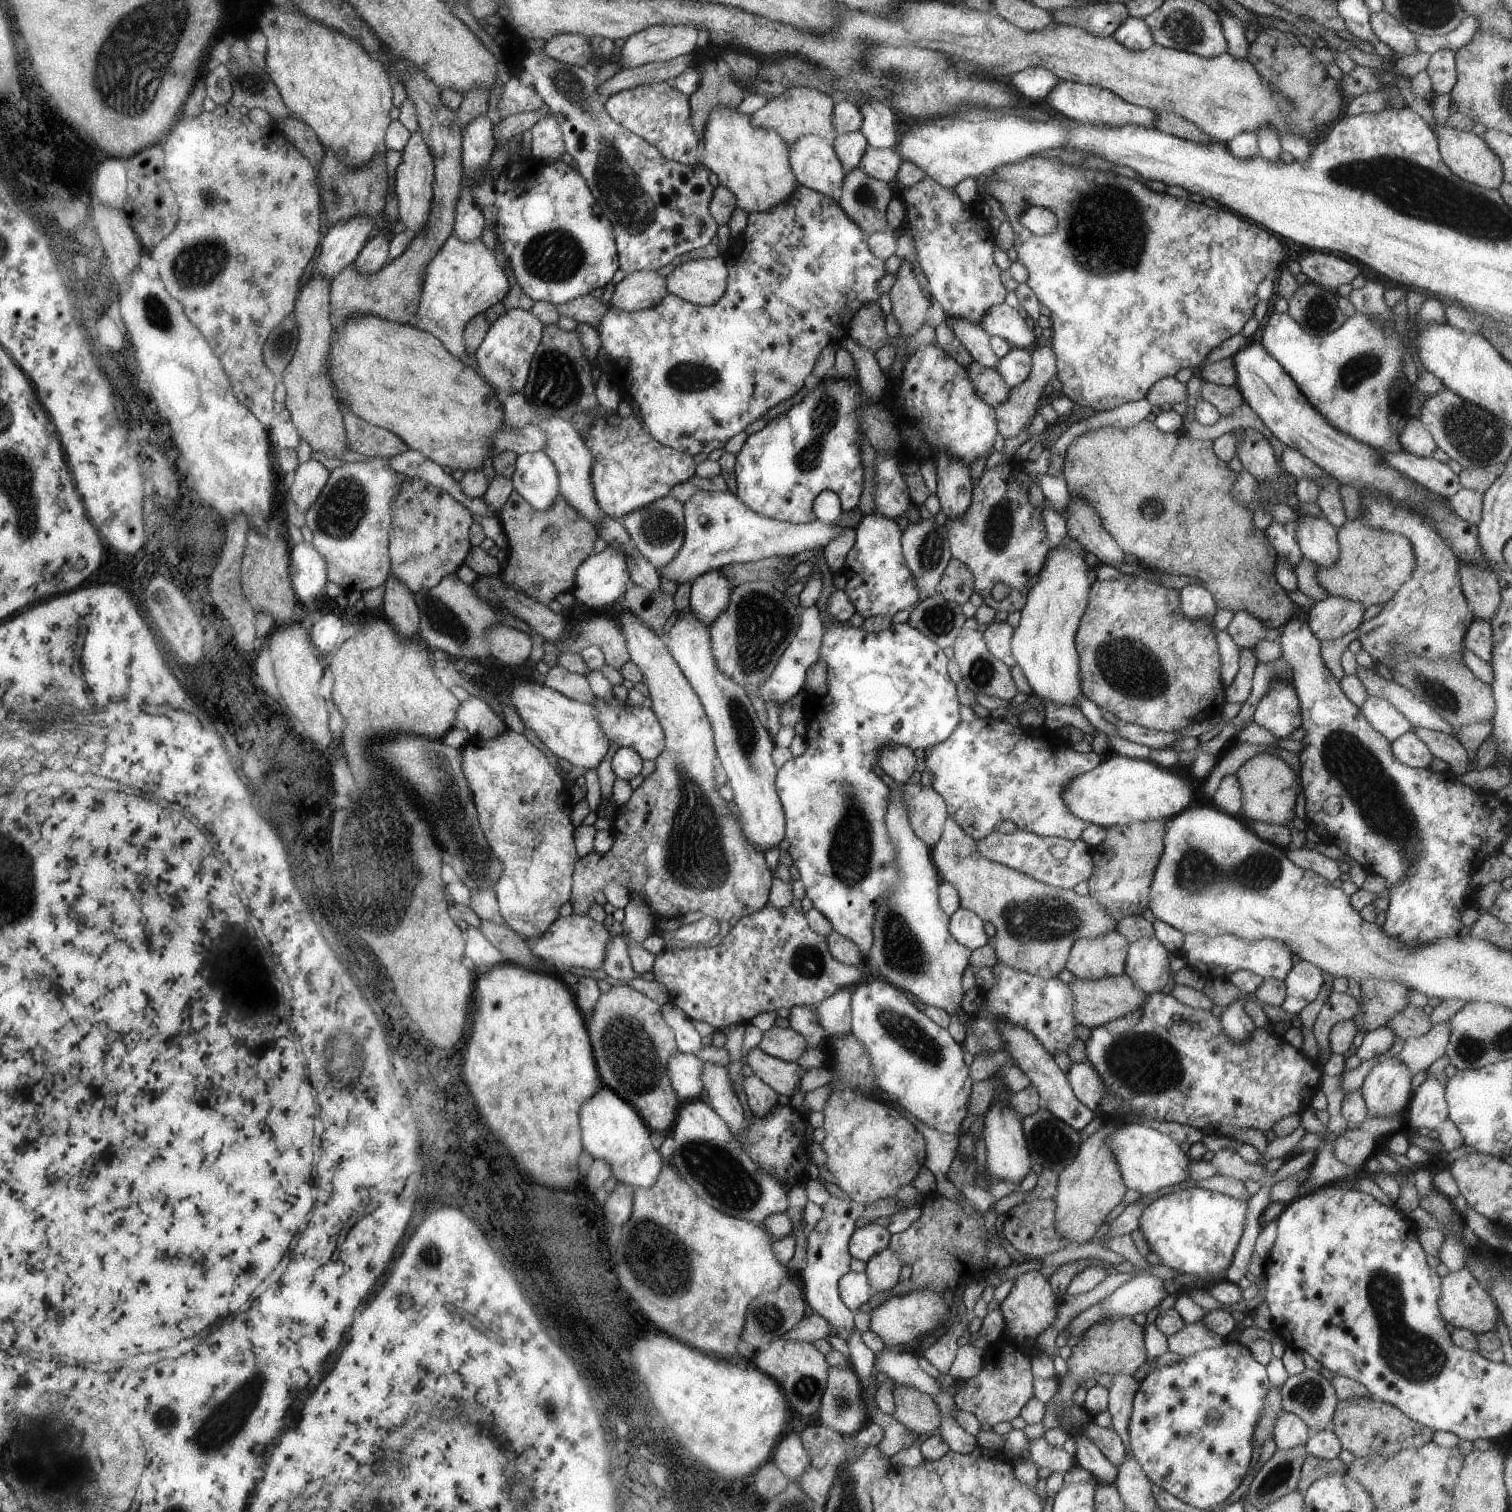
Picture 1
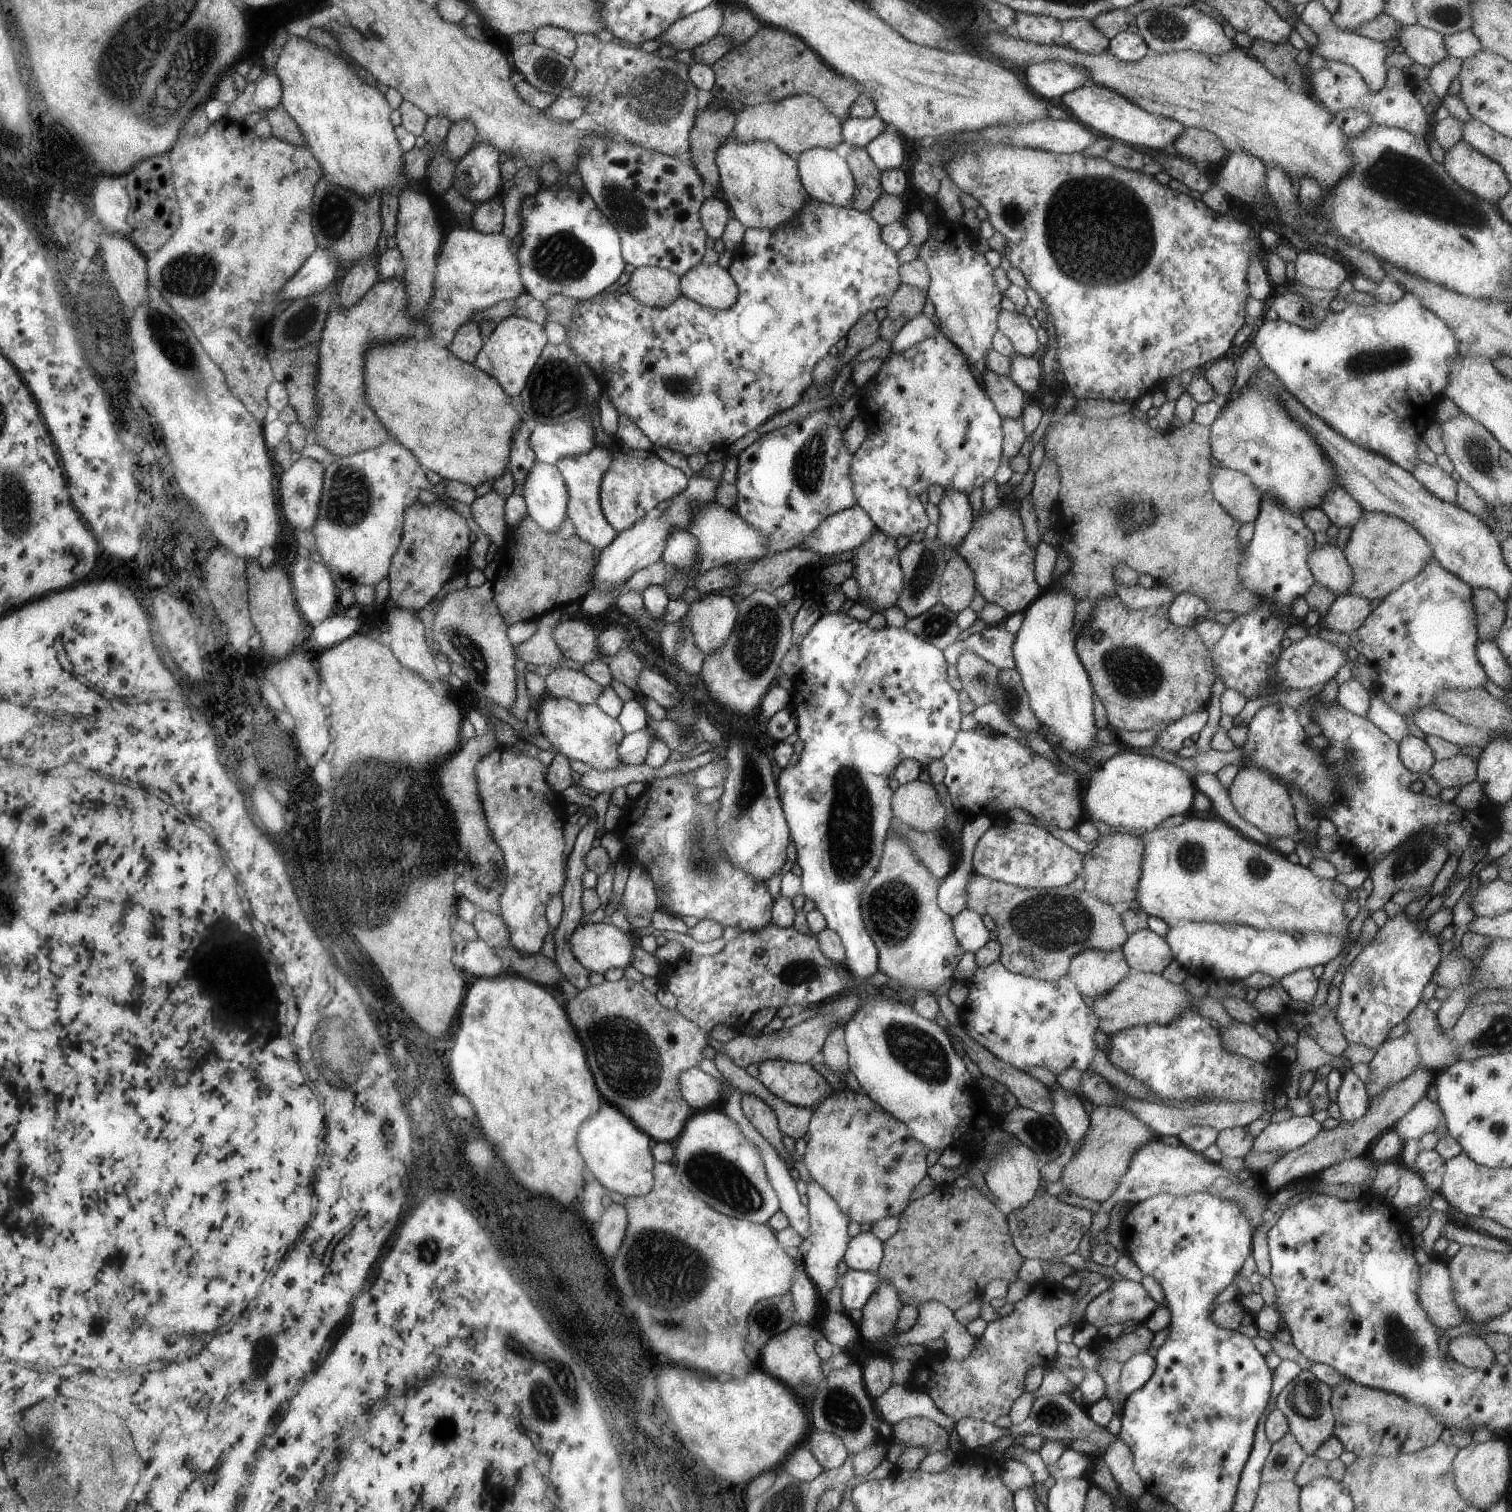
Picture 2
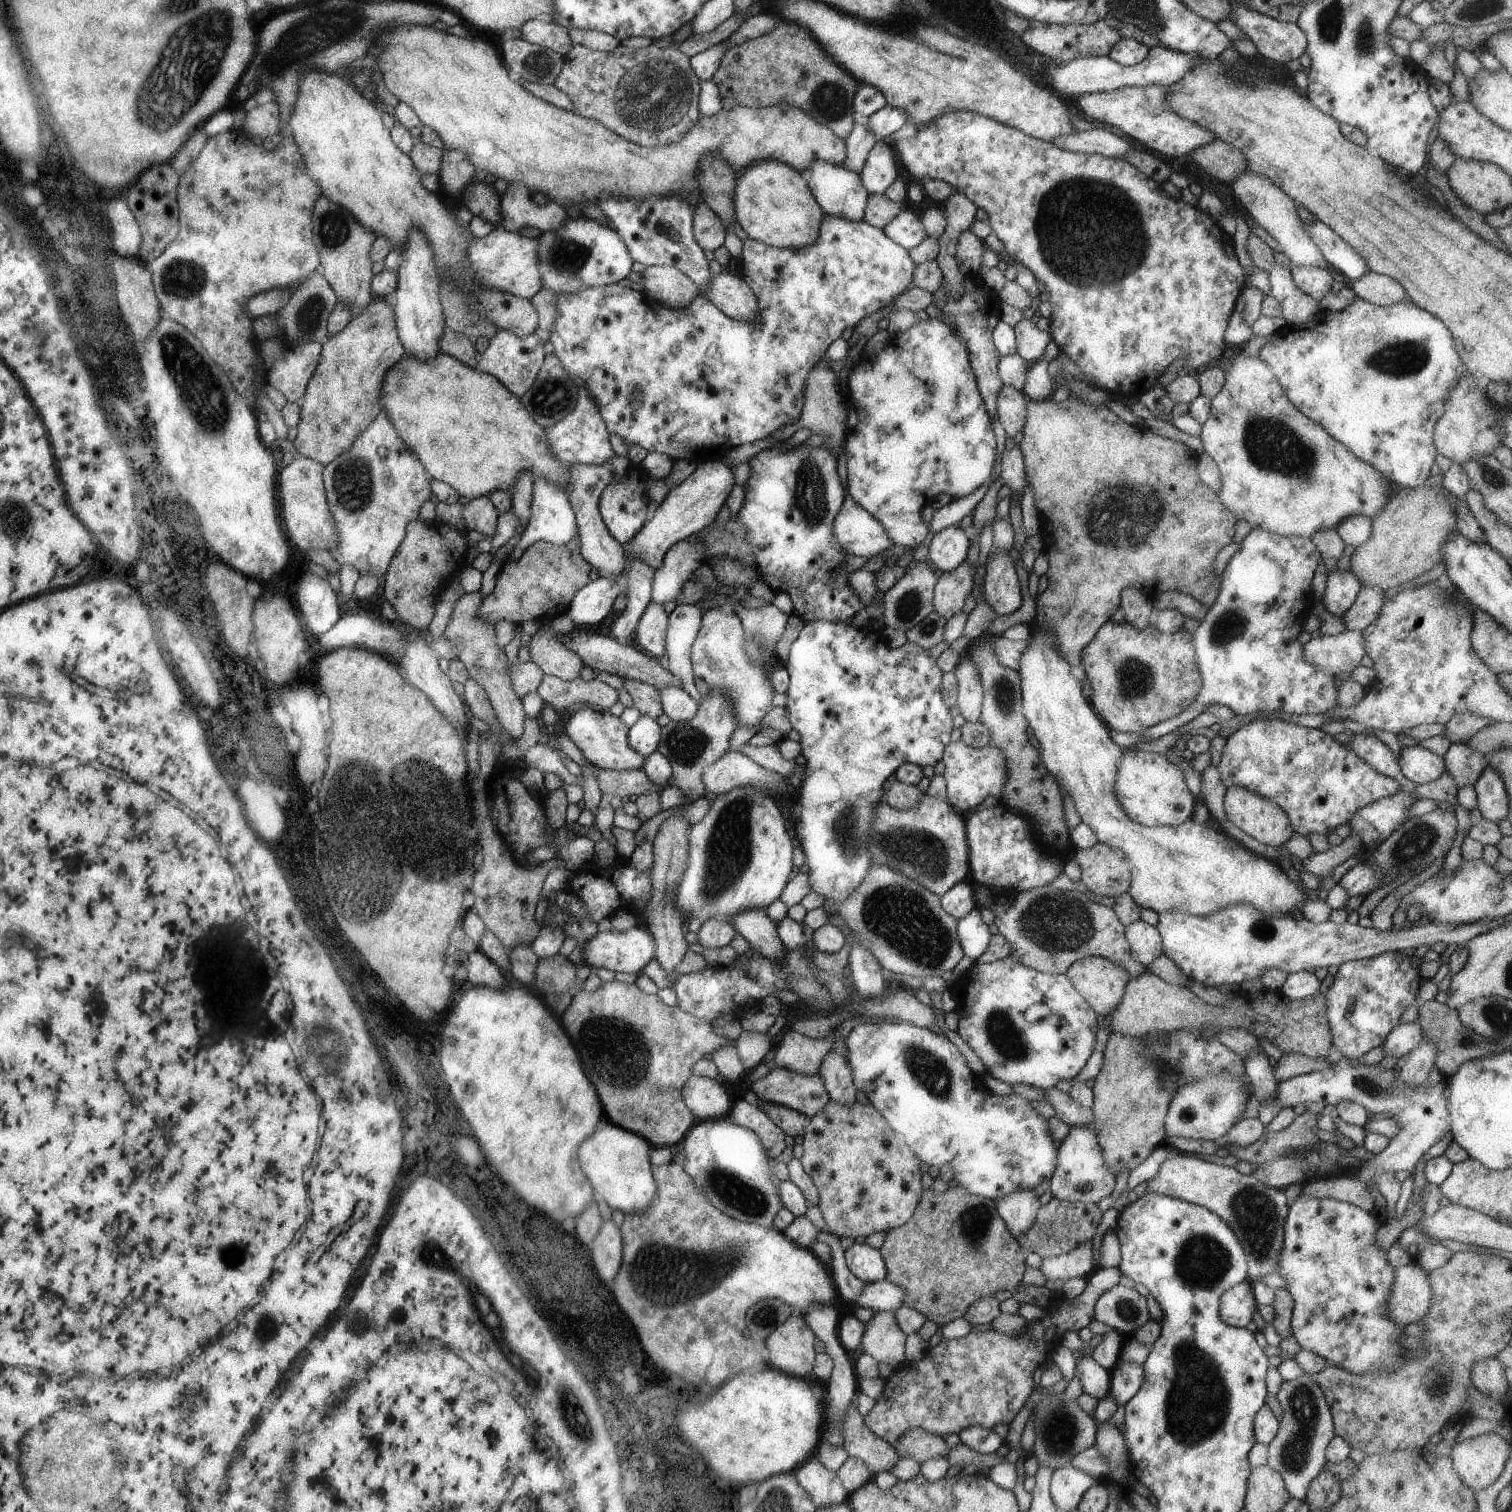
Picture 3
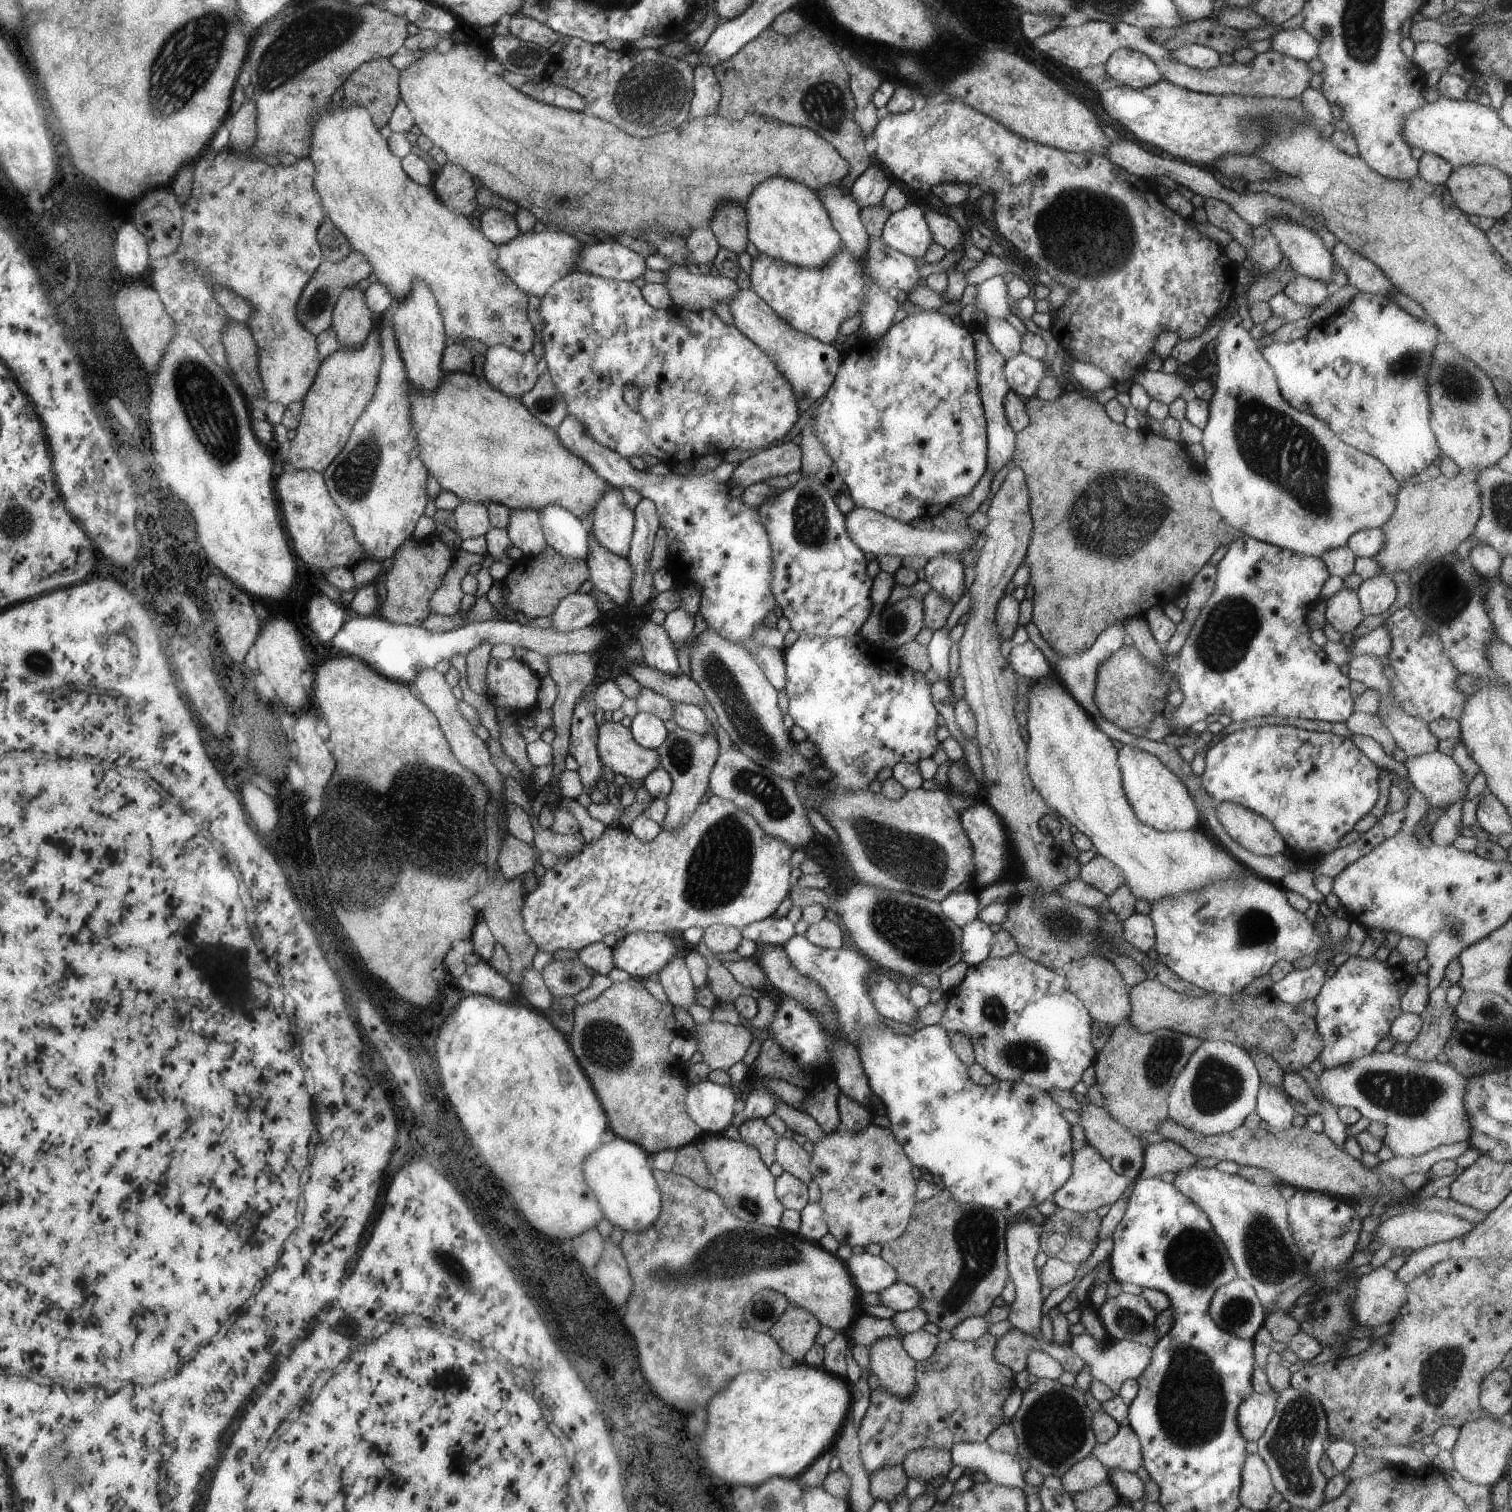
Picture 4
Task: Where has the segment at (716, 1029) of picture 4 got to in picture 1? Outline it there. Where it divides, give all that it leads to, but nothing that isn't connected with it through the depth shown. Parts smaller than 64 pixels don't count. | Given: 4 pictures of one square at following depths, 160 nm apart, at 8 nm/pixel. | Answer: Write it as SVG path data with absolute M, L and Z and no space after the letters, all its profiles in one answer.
M628 984L611 986L608 993L600 995L588 1020L588 1030L592 1030L592 1046L596 1046L596 1062L600 1062L600 1074L604 1074L602 1085L611 1087L616 1094L631 1103L652 1130L664 1132L674 1126L681 1102L671 1085L667 1066L670 1058L680 1052L675 1031L663 1017L661 1006Z

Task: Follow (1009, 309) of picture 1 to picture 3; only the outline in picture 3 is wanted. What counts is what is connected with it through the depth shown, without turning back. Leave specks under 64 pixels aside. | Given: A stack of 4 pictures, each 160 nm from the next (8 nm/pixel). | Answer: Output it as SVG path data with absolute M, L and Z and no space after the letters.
M1024 318L1013 327L1018 355L1030 364L1045 356L1046 349L1053 340L1050 332L1039 330L1036 323Z

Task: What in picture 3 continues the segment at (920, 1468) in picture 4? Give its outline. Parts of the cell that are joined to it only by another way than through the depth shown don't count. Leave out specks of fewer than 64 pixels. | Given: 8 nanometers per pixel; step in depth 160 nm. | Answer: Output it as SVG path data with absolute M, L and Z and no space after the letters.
M920 1428L908 1429L893 1446L899 1457L915 1458L920 1464L933 1458L946 1457L951 1449L944 1437Z

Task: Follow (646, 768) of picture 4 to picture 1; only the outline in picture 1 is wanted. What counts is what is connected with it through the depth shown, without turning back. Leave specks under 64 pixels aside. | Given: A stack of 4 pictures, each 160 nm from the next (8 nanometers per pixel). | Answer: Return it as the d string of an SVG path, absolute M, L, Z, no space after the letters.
M524 679L514 681L506 692L525 726L533 730L557 758L568 760L575 767L598 768L610 748L610 739L596 716L594 704L568 698L543 682Z

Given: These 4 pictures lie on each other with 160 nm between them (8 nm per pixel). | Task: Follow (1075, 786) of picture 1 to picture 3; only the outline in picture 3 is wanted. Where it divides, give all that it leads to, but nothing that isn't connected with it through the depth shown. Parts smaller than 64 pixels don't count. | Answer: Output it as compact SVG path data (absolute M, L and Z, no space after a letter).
M1125 750L1116 773L1114 792L1128 818L1149 827L1182 824L1193 817L1198 802L1186 784L1184 773L1168 757L1141 750Z

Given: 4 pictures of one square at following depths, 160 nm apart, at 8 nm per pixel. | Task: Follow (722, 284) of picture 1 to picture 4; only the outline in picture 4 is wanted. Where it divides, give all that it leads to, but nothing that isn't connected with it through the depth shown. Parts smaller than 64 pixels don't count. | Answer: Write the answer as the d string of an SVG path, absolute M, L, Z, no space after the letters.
M740 287L738 296L729 302L729 307L733 316L733 326L743 331L759 347L763 347L794 387L801 412L808 410L816 400L821 400L827 394L843 360L842 351L834 348L831 343L820 342L794 330L772 310L763 297L755 293L754 287Z

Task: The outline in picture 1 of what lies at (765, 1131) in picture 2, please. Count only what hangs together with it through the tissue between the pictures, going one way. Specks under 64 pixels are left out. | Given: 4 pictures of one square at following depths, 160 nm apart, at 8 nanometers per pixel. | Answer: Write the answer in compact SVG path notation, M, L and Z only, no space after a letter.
M758 1076L745 1077L743 1086L748 1106L757 1117L771 1113L771 1110L778 1106L778 1093Z

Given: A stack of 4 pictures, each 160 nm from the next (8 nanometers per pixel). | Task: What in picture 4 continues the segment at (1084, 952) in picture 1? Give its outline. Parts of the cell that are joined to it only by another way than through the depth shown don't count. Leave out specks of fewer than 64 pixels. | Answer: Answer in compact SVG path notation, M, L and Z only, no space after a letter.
M1092 954L1076 959L1067 966L1067 989L1072 991L1083 1003L1093 1020L1116 1026L1128 1020L1131 1011L1130 987L1124 982L1120 971L1102 954Z

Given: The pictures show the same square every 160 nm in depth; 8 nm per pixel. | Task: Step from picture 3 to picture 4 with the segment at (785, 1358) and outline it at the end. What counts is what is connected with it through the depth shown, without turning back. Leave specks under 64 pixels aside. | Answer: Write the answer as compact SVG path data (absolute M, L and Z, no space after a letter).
M794 1305L788 1306L767 1332L788 1354L791 1363L805 1362L806 1353L815 1345L822 1323L812 1313Z

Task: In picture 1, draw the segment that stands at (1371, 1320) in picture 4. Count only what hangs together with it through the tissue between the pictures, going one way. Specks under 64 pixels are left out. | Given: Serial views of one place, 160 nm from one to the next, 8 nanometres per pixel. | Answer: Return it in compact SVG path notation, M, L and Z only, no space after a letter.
M1466 1267L1457 1271L1450 1271L1446 1277L1441 1278L1439 1311L1445 1322L1454 1327L1471 1330L1475 1335L1497 1334L1496 1324L1498 1324L1498 1318L1501 1317L1499 1308L1487 1290L1470 1274Z

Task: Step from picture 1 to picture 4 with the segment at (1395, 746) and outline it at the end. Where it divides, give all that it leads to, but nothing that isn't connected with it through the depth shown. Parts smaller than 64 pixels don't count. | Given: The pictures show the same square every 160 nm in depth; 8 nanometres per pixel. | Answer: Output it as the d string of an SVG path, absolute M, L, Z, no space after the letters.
M1436 750L1420 756L1408 757L1404 766L1408 770L1407 776L1410 786L1420 791L1430 801L1431 808L1444 805L1448 808L1448 806L1460 799L1465 801L1468 784L1464 782L1462 769L1454 762L1451 755Z

